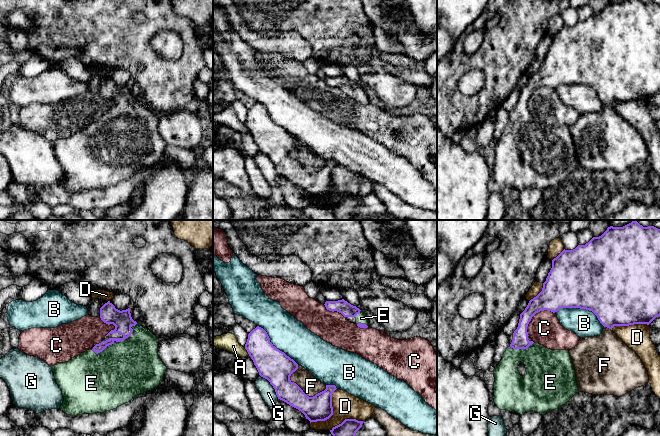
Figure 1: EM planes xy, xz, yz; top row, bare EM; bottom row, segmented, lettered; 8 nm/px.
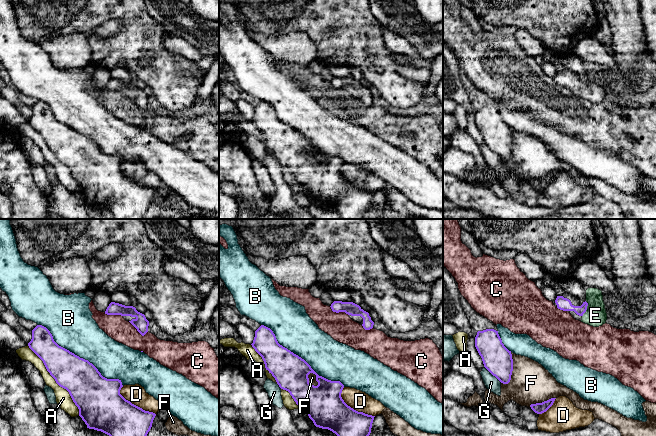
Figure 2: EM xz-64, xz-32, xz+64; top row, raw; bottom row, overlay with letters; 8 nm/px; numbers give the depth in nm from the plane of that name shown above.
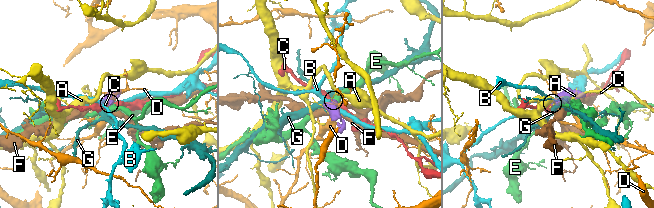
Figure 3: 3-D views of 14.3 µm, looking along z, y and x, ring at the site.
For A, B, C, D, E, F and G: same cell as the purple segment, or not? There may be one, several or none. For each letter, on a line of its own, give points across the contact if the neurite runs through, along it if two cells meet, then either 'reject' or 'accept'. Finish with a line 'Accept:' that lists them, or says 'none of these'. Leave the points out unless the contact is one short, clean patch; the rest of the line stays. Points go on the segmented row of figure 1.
A: reject
B: reject
C: reject
D: reject
E: way xy (122, 320), (124, 337), (117, 341), (117, 356), (125, 369); accept
F: reject
G: reject
Accept: E

